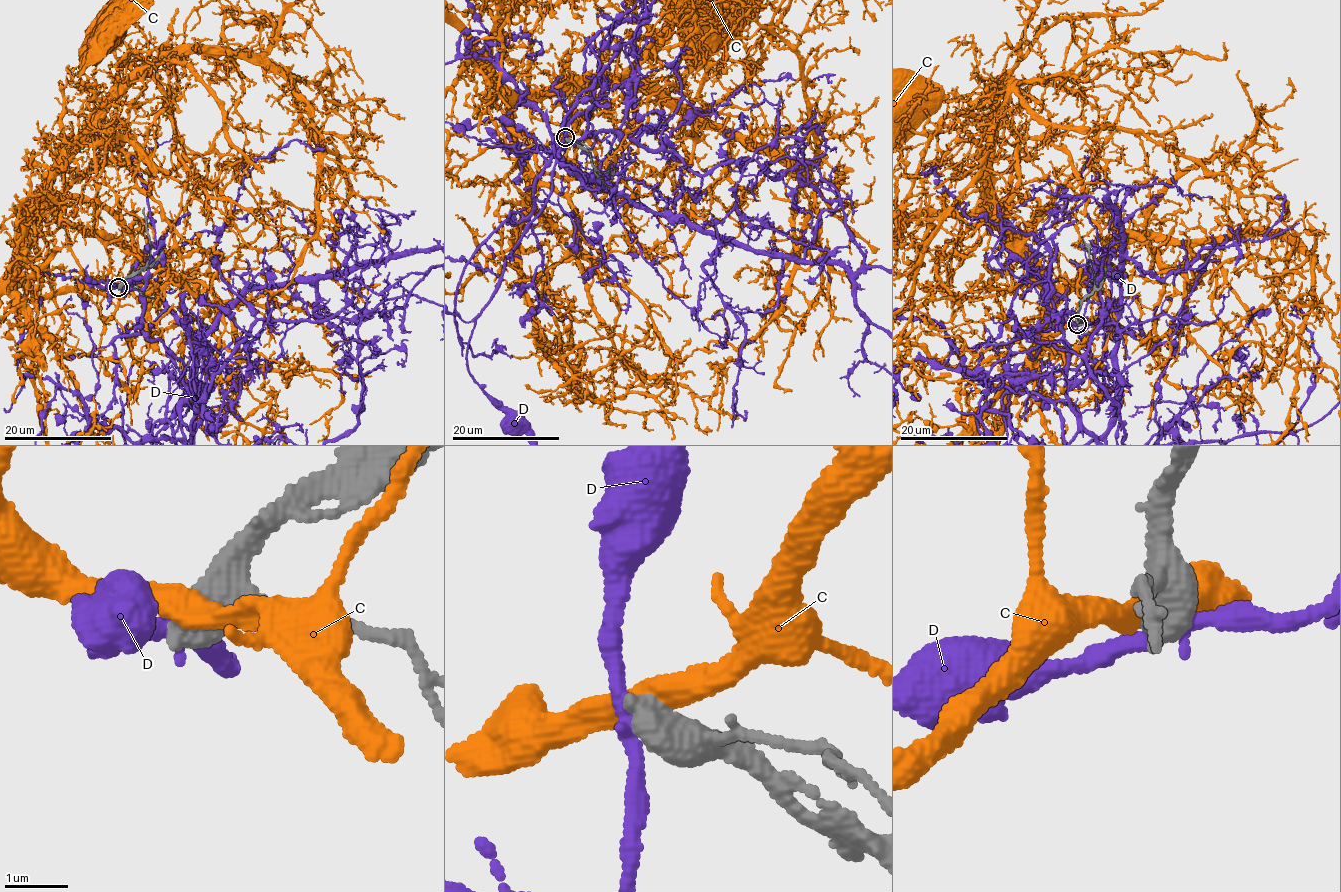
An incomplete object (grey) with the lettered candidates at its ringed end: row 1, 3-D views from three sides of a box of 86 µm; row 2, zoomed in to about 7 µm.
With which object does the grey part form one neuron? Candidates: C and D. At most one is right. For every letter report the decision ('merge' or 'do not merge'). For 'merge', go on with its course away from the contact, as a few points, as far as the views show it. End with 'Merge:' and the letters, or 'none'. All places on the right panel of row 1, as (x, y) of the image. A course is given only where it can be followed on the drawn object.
C: do not merge
D: do not merge
Merge: none

